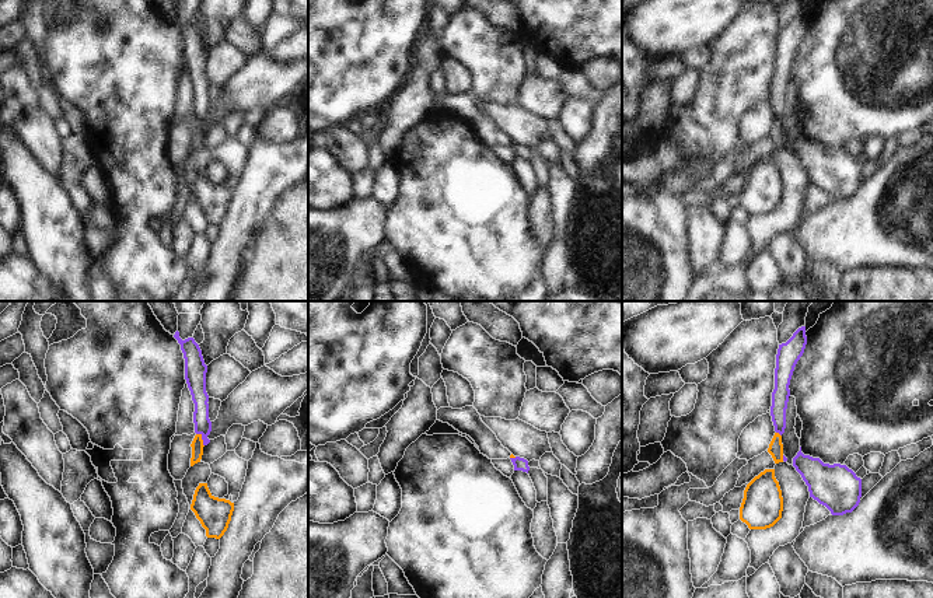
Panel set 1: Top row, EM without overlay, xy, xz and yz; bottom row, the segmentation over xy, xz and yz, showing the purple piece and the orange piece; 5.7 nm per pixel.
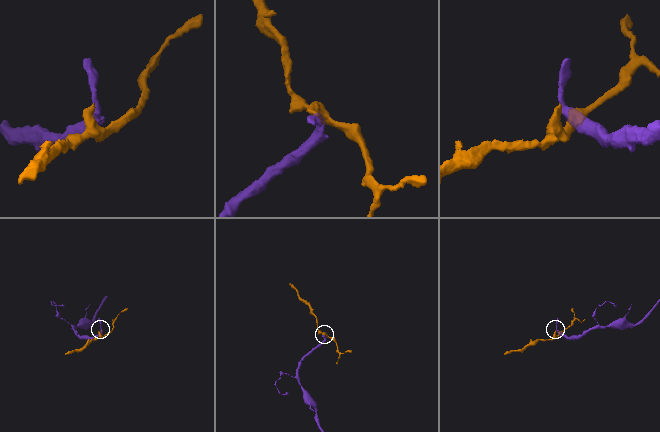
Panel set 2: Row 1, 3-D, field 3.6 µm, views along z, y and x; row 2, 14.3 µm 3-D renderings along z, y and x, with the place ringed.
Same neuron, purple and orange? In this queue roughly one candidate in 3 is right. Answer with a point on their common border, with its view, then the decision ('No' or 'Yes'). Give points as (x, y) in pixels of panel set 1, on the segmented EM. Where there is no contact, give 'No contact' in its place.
Touches purple at xy (202, 439). No.

